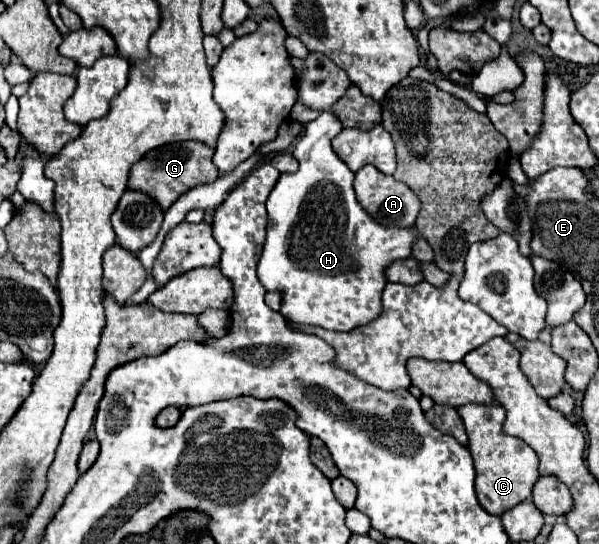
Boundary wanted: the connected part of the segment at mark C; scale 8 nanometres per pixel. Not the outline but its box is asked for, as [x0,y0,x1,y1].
[457,403,539,515]

